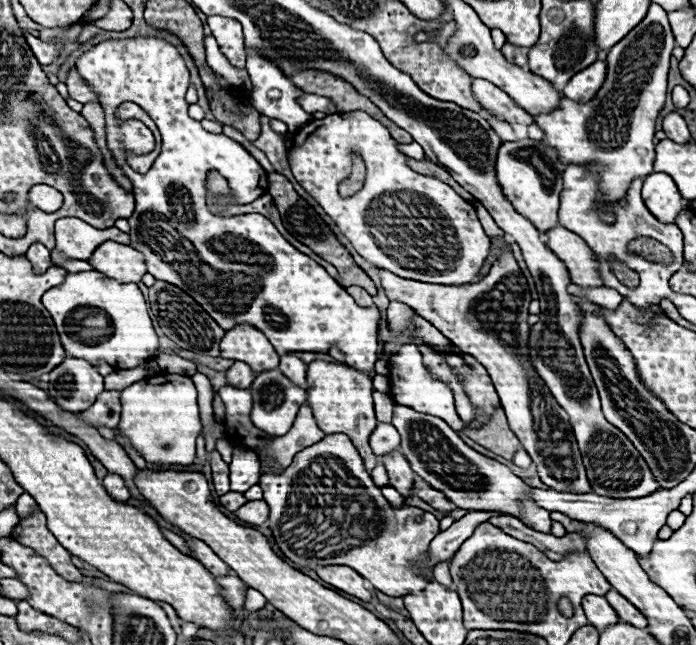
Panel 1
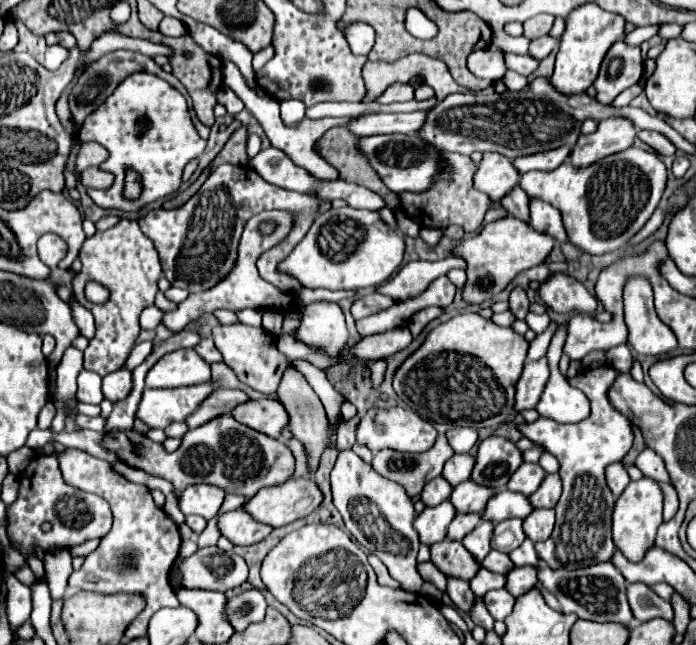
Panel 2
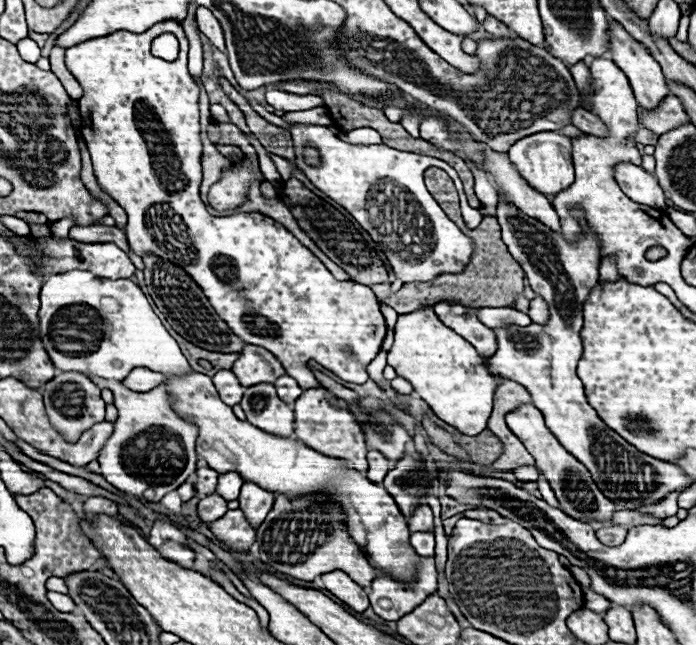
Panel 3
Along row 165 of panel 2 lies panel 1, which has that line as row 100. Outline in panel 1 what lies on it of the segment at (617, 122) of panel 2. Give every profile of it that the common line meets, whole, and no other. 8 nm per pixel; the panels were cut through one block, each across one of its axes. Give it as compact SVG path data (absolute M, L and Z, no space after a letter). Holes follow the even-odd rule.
M594 62L592 66L588 66L588 70L580 70L580 74L574 74L562 92L568 100L590 102L598 94L596 90L600 90L606 80L606 68L606 62Z

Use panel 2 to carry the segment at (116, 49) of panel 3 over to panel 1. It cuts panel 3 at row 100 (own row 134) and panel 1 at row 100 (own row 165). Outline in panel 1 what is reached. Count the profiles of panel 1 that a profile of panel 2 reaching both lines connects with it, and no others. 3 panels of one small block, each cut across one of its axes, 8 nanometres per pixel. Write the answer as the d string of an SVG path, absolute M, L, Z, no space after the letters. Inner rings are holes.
M138 36L126 40L104 40L96 44L92 50L84 52L76 60L78 74L96 86L100 94L100 104L104 108L106 118L106 144L114 162L122 168L126 178L134 186L134 200L136 208L134 214L128 218L130 222L130 246L140 250L146 262L148 272L156 280L172 282L180 286L186 294L192 294L200 306L224 328L232 330L238 324L250 324L266 334L266 338L276 348L278 356L288 352L316 352L328 354L330 346L338 346L344 356L346 364L356 370L372 370L378 352L378 320L380 312L376 306L358 306L354 298L342 288L318 262L296 250L266 218L258 214L242 214L232 218L222 218L212 214L206 206L206 174L210 170L218 170L228 182L236 184L268 184L268 176L258 160L244 150L236 140L224 134L212 134L202 128L198 120L188 116L188 102L186 90L190 84L190 72L186 68L184 58L170 42L154 36ZM122 102L134 102L156 122L160 136L162 136L162 152L154 160L152 168L146 174L134 172L128 164L126 157L129 152L146 154L155 146L152 132L140 121L120 121L114 116L114 110Z

